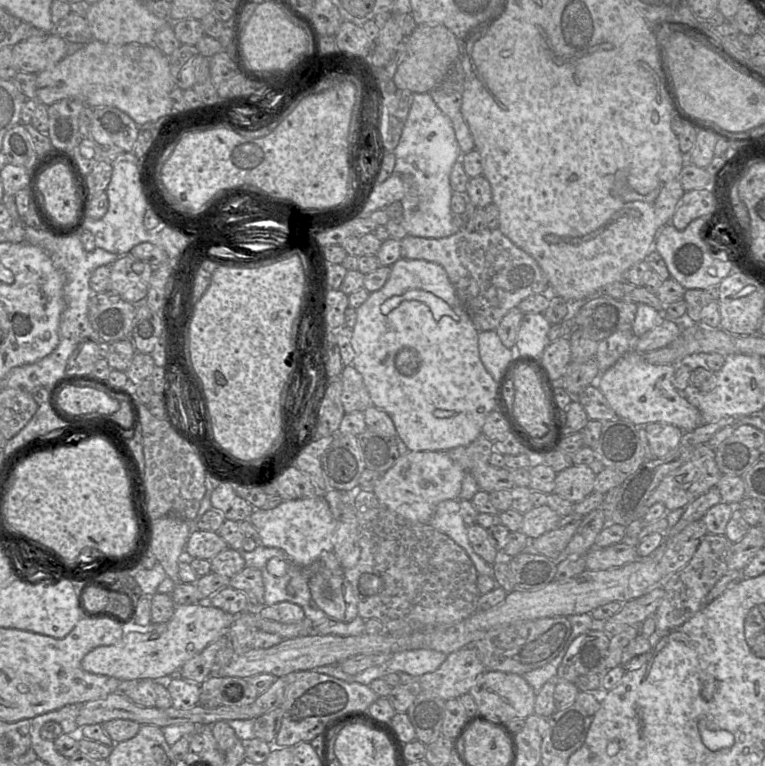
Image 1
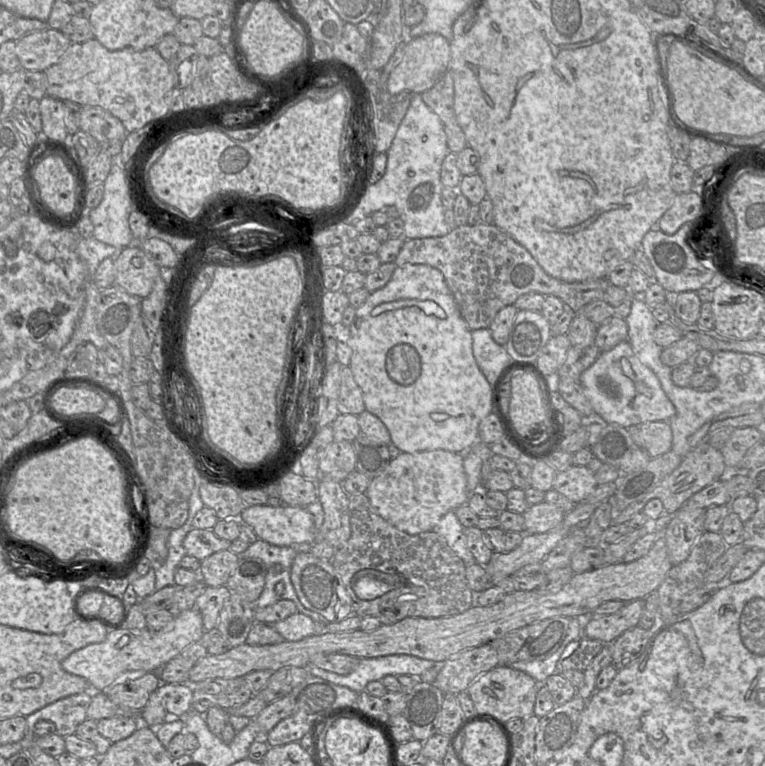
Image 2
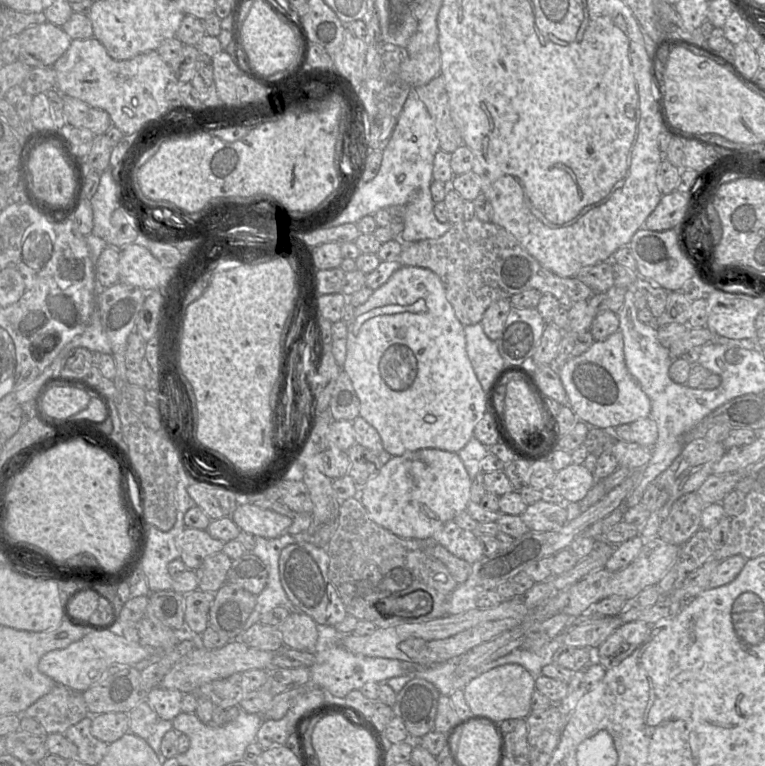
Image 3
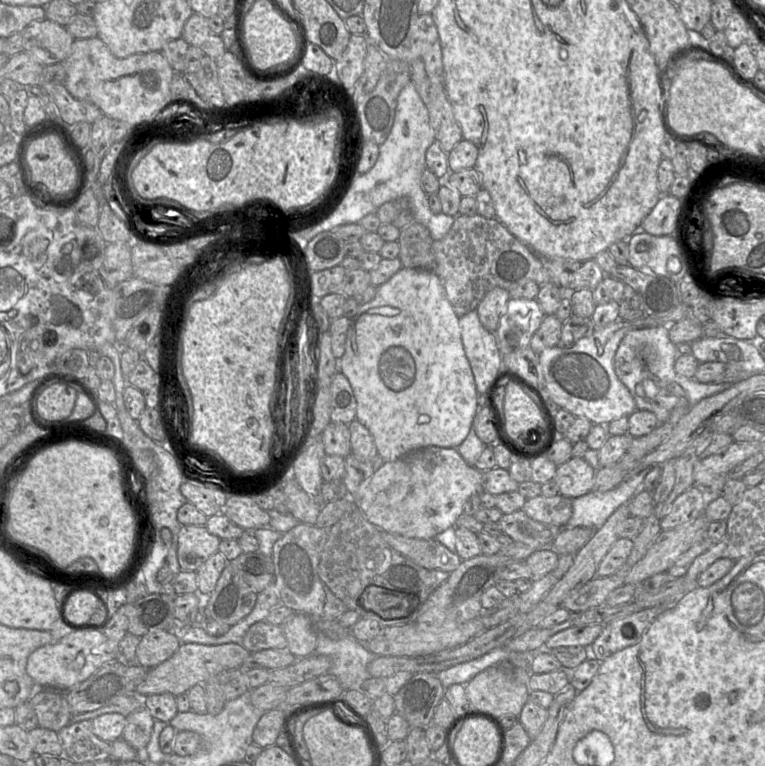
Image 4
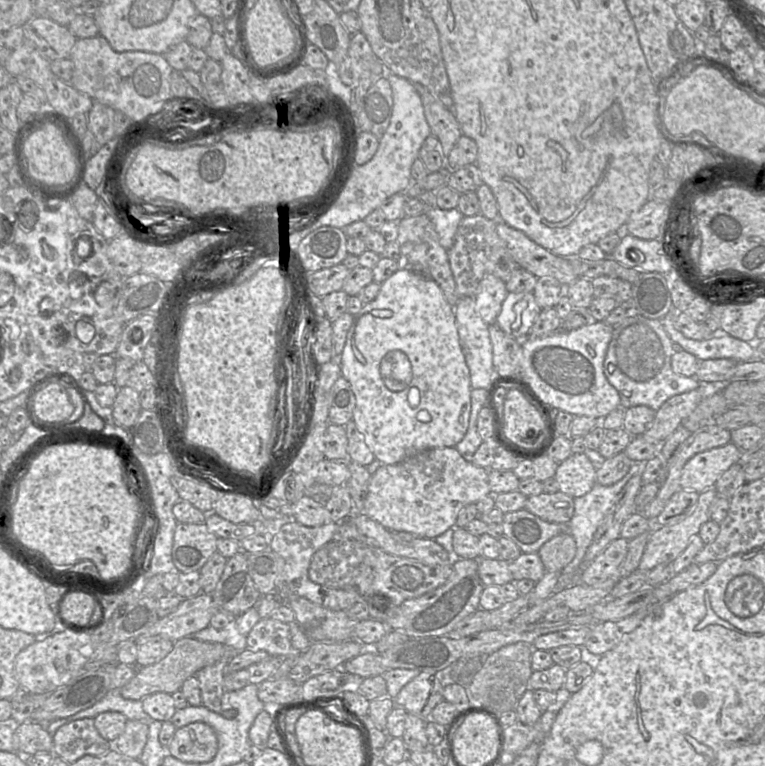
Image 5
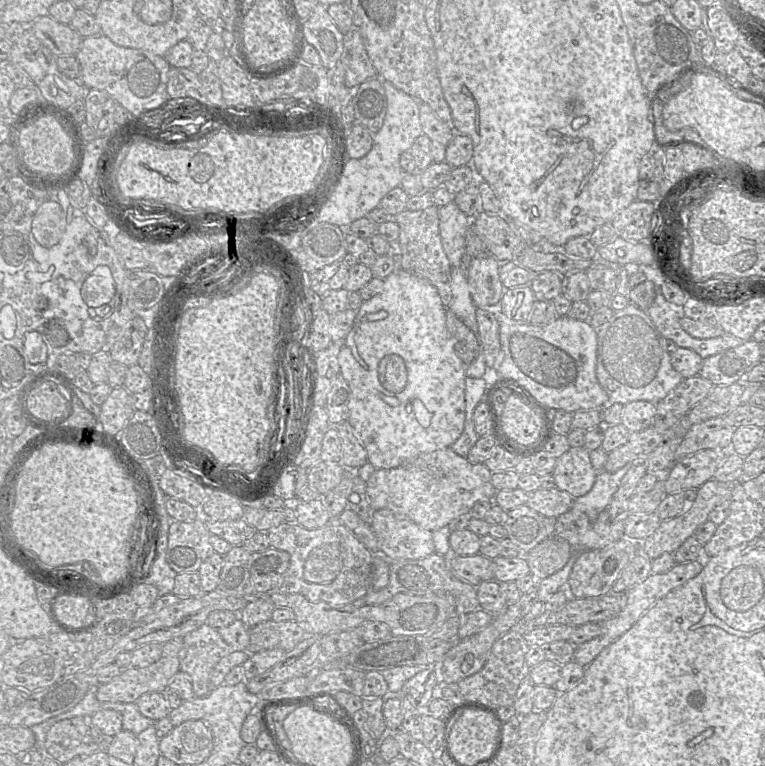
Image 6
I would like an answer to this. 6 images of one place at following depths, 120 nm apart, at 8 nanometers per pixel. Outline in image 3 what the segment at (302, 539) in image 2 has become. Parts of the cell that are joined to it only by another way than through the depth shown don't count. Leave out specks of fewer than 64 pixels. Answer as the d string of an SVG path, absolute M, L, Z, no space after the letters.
M242 499L230 517L241 531L264 538L280 537L286 534L292 524L289 517L249 504Z

